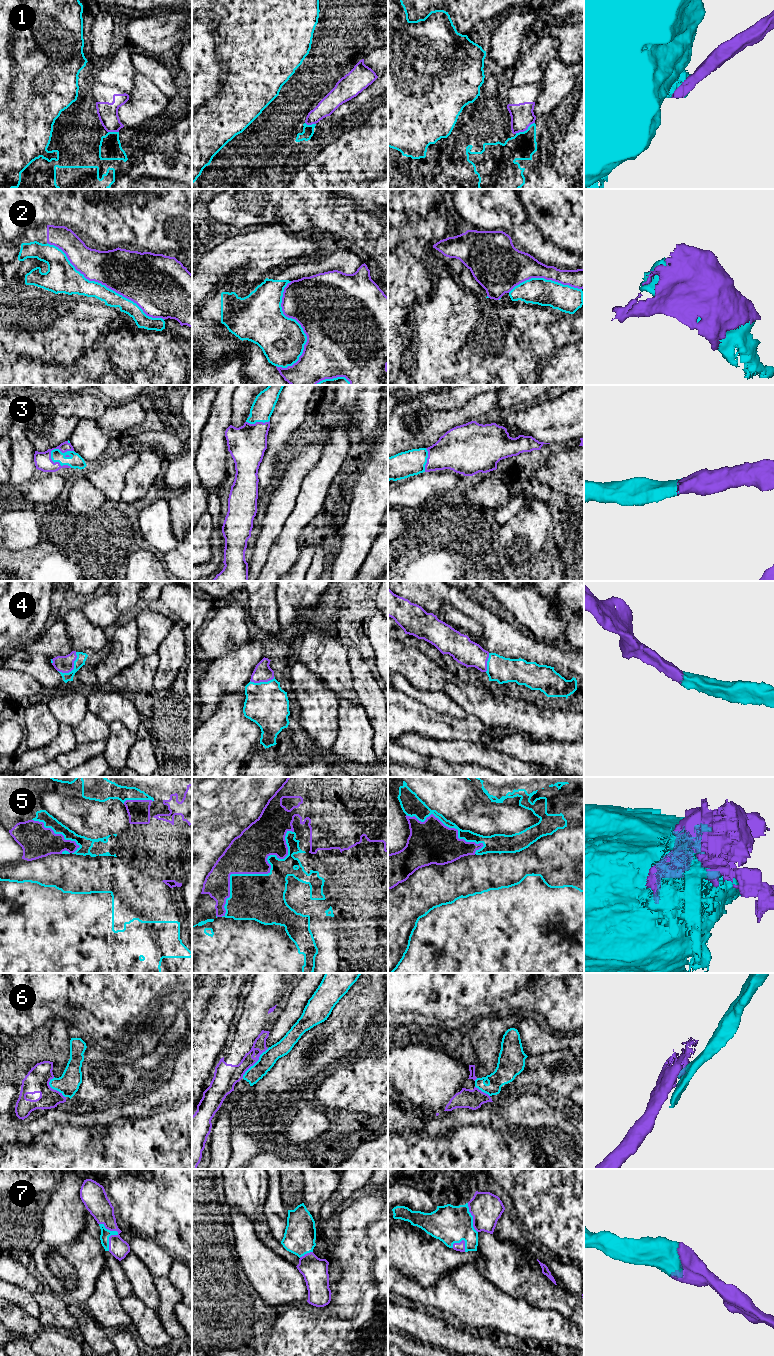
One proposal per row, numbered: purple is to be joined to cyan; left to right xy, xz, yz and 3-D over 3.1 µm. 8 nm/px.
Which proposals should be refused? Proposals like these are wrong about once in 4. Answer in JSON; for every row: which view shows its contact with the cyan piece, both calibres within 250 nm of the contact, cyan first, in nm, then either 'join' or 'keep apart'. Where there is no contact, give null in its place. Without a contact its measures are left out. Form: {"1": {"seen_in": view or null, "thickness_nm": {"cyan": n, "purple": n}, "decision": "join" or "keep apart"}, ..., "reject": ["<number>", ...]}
{"1": {"seen_in": "yz", "thickness_nm": {"cyan": 220, "purple": 190}, "decision": "keep apart"}, "2": {"seen_in": "xy", "thickness_nm": {"cyan": 190, "purple": 380}, "decision": "keep apart"}, "3": {"seen_in": "xy", "thickness_nm": {"cyan": 110, "purple": 140}, "decision": "join"}, "4": {"seen_in": "xy", "thickness_nm": {"cyan": 80, "purple": 140}, "decision": "join"}, "5": {"seen_in": "xz", "thickness_nm": {"cyan": 380, "purple": 320}, "decision": "keep apart"}, "6": {"seen_in": "xz", "thickness_nm": {"cyan": 140, "purple": 180}, "decision": "keep apart"}, "7": {"seen_in": "xy", "thickness_nm": {"cyan": 80, "purple": 180}, "decision": "join"}, "reject": ["1", "2", "5", "6"]}

